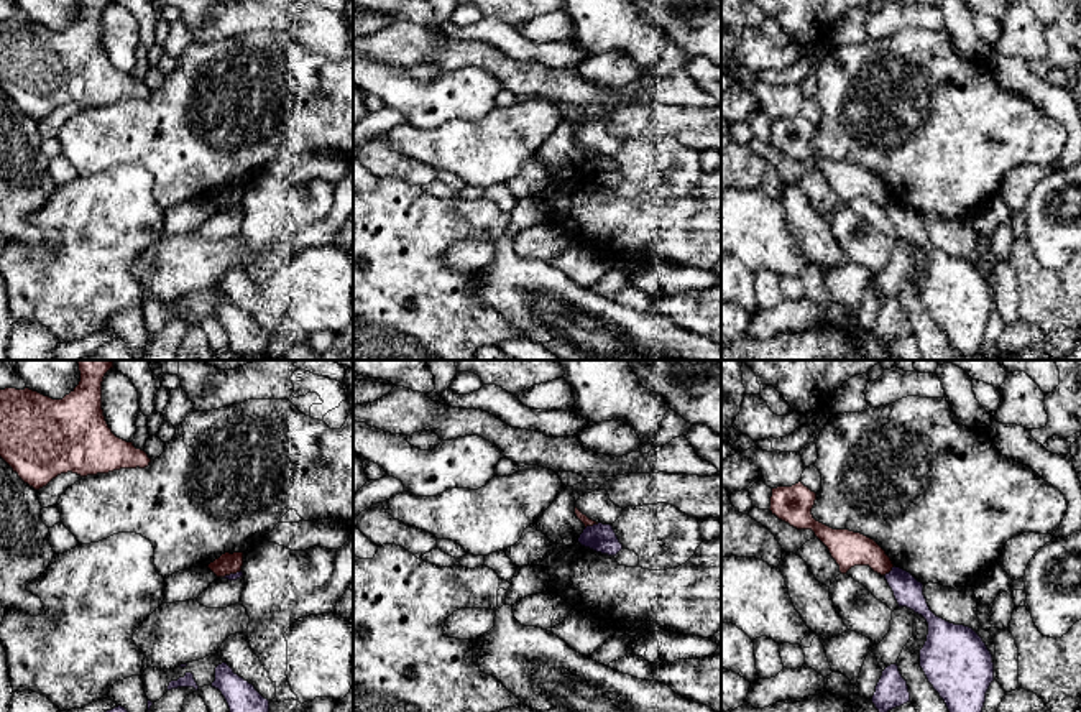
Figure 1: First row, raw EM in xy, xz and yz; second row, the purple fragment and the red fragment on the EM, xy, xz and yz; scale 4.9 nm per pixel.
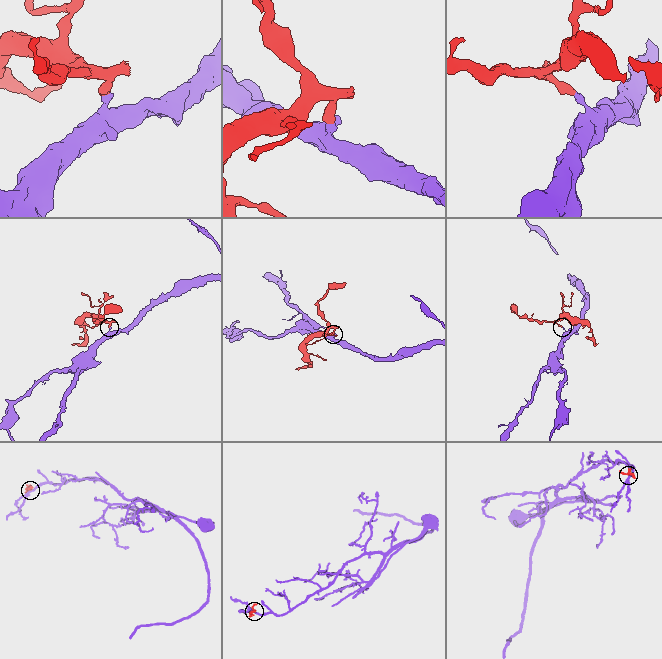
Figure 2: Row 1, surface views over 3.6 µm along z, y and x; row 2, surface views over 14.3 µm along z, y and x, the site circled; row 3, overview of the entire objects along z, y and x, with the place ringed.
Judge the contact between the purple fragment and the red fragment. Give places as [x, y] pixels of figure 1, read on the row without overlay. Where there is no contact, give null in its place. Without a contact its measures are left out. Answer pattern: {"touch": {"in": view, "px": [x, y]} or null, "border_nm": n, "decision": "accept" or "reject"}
{"touch": {"in": "xz", "px": [593, 157]}, "border_nm": 80, "decision": "reject"}

